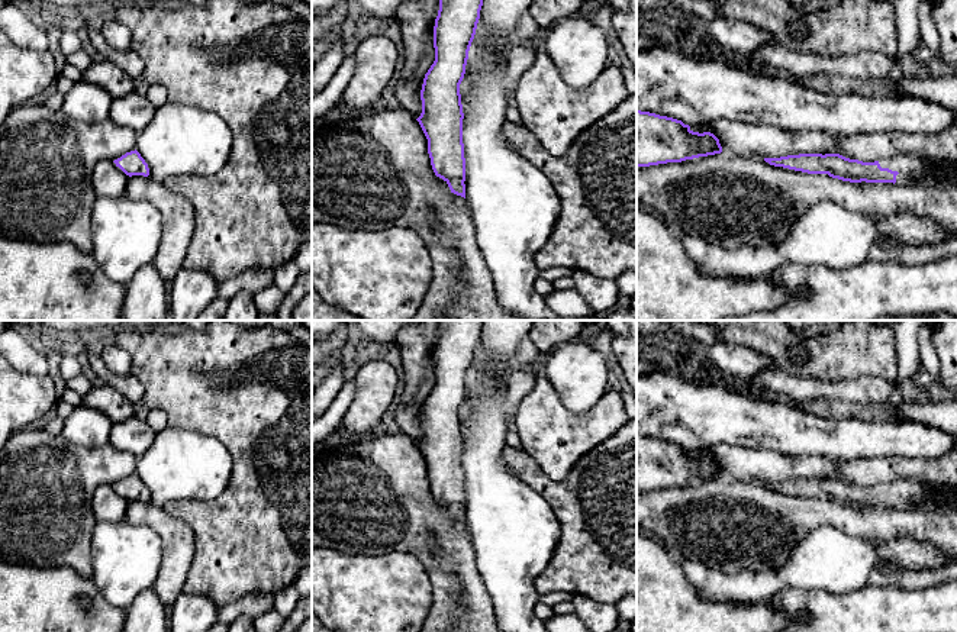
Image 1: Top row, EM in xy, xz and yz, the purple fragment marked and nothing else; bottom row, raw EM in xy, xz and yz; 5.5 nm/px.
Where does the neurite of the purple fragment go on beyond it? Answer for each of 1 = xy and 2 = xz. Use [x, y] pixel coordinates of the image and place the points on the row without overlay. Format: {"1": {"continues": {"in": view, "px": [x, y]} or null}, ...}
{"1": {"continues": null}, "2": {"continues": null}}

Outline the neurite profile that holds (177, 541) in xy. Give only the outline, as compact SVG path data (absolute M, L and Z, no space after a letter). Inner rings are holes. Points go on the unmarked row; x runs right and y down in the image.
M151 500L129 502L123 520L129 525L148 526L157 533L161 542L161 567L152 589L164 607L173 607L183 594L196 552L191 528Z

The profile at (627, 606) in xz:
M626 594L624 596L618 604L618 613L621 620L632 622L637 619L637 594Z

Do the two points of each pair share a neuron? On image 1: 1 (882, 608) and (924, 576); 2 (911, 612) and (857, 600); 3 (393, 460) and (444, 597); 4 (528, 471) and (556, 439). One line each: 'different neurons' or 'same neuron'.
1: different neurons
2: same neuron
3: same neuron
4: different neurons

